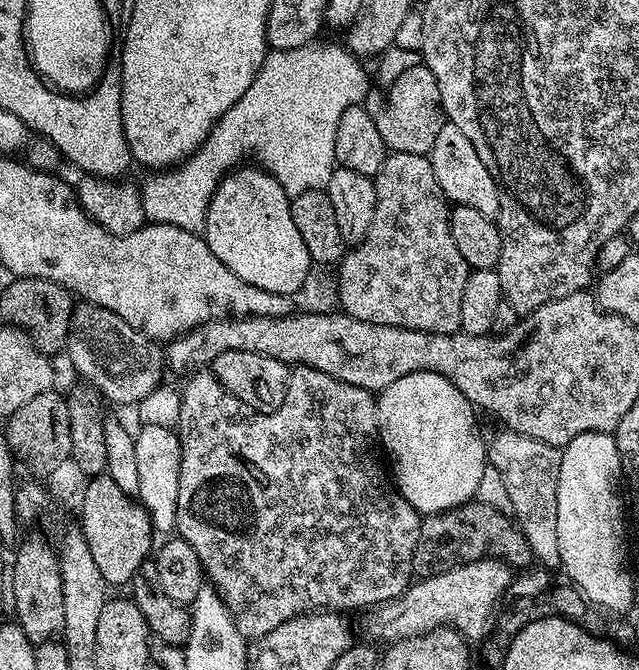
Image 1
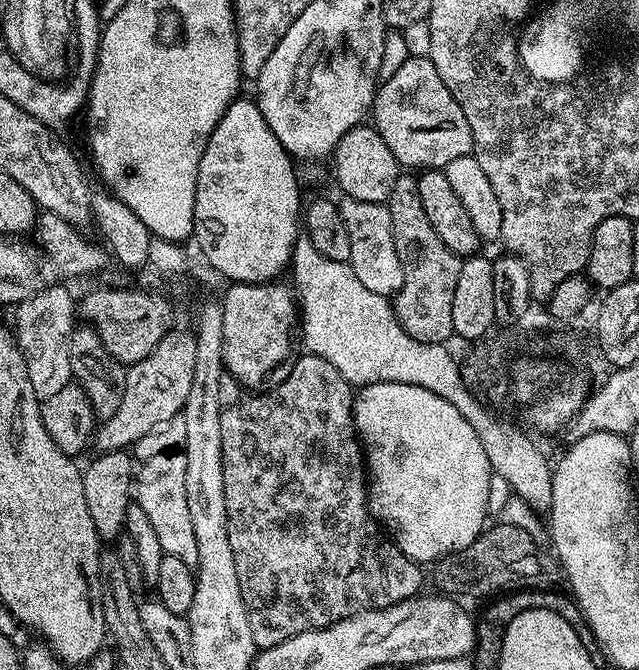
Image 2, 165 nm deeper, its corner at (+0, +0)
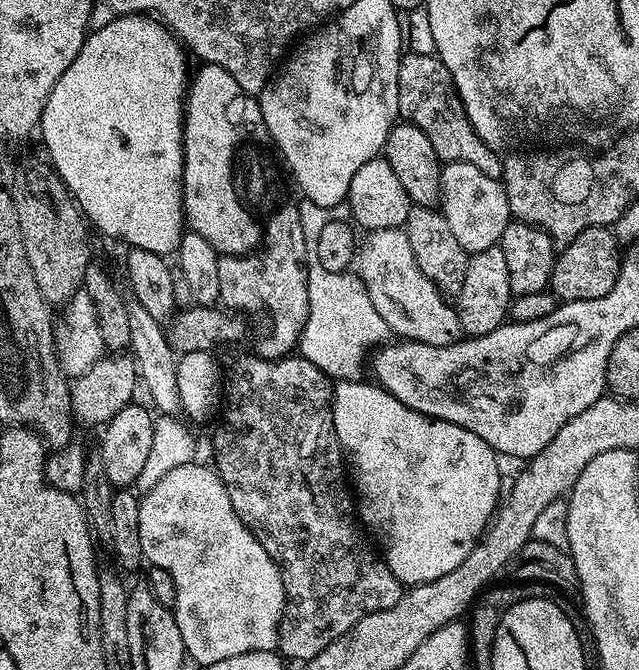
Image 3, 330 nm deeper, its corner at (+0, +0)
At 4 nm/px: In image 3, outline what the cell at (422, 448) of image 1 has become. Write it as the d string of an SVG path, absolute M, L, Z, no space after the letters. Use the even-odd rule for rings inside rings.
M363 379L341 380L335 385L332 397L332 421L340 447L347 463L350 465L350 476L354 481L354 496L358 501L359 519L367 531L369 528L380 539L381 545L379 544L379 547L382 549L382 559L388 563L389 570L394 574L394 578L400 580L401 585L415 586L426 582L434 582L434 578L442 578L442 574L450 574L450 570L454 570L454 566L458 566L464 561L466 554L470 554L470 550L479 540L485 528L488 527L498 507L501 479L498 473L496 474L498 454L489 444L482 442L482 438L478 438L478 434L474 434L454 422L442 422L424 416L418 410L410 410L410 406L398 402L398 398L394 398L394 394L390 394L379 384L375 382L364 383Z

